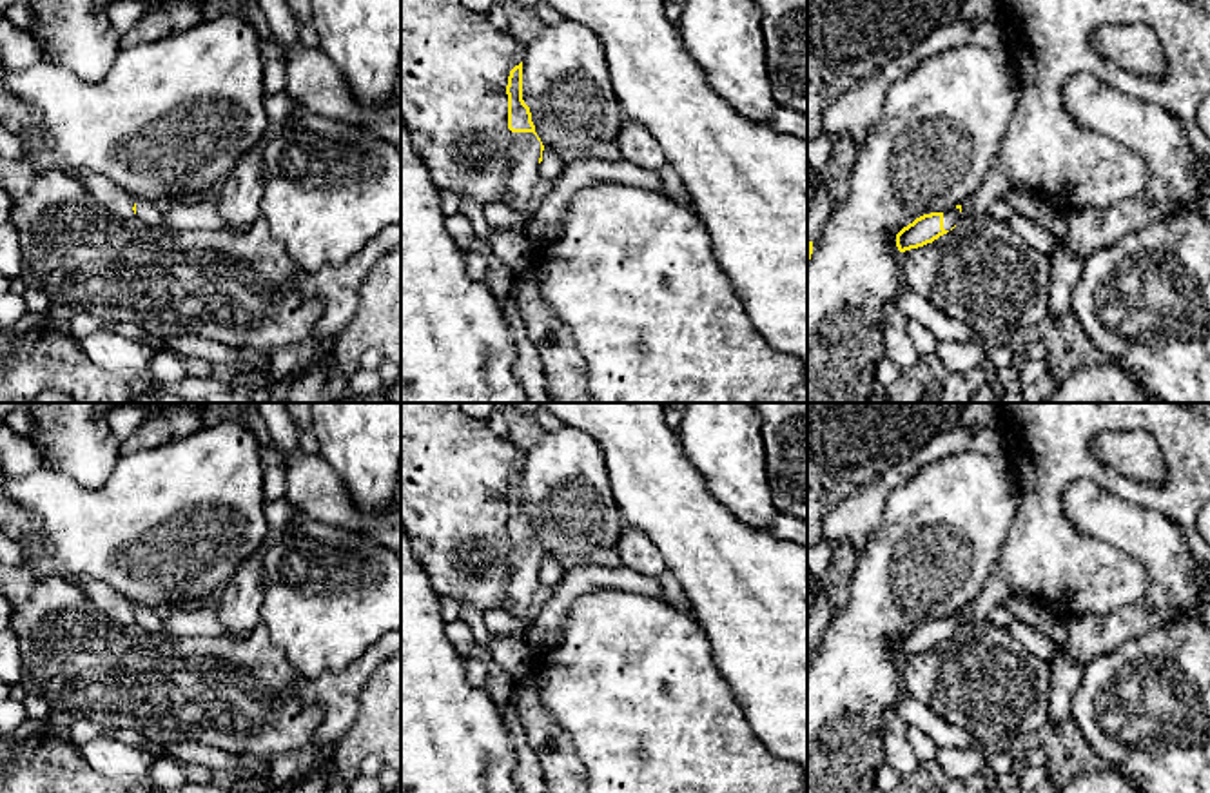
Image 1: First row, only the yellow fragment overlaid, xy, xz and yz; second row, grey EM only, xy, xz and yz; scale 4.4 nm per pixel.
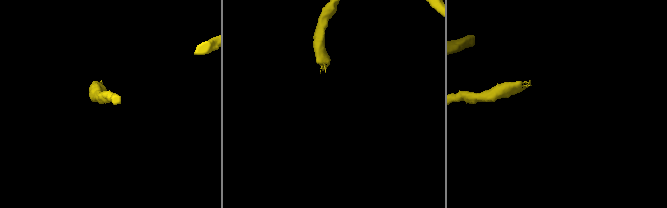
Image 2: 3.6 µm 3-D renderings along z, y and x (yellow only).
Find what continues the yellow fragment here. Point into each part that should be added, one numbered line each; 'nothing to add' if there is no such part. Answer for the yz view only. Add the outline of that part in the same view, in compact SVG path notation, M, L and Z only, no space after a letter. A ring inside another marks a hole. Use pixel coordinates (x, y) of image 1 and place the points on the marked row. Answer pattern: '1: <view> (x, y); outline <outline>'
1: yz (953, 216); outline M956 207L943 212L943 229L951 230L960 220L961 220L961 212Z

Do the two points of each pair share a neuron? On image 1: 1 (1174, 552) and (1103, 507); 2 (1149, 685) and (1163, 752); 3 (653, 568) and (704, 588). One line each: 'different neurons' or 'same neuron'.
1: same neuron
2: same neuron
3: different neurons

